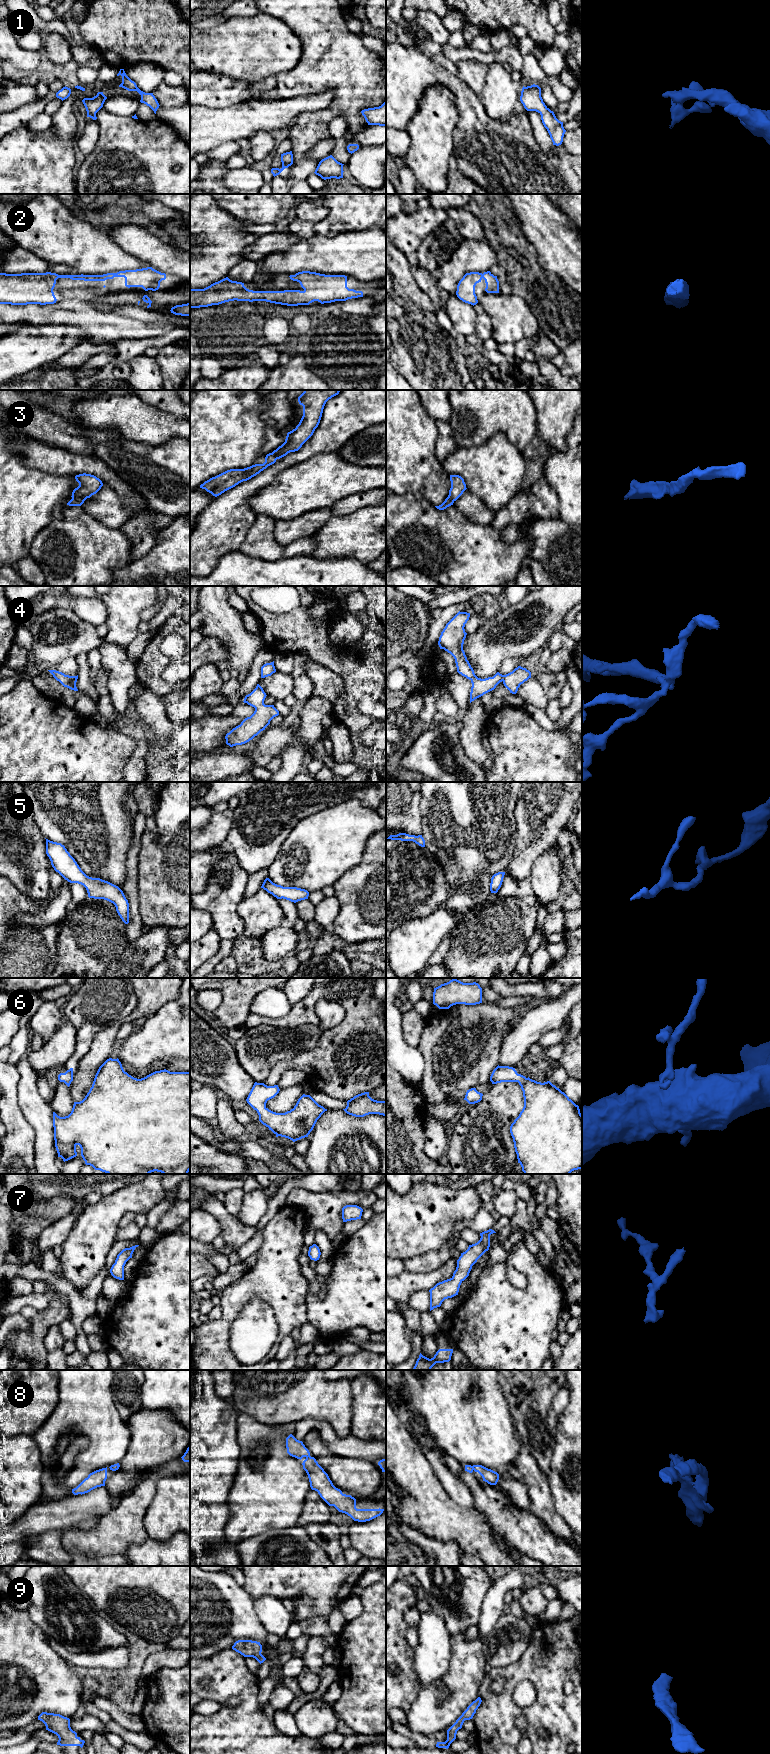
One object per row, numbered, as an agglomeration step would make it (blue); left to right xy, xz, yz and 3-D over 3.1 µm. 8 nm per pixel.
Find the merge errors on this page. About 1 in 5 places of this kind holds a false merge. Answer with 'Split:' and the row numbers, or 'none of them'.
Split: none of them

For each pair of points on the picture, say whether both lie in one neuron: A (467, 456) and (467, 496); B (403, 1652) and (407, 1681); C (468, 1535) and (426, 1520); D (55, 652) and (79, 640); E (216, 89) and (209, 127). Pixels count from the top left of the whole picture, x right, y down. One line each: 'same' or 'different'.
A: different
B: same
C: same
D: same
E: different

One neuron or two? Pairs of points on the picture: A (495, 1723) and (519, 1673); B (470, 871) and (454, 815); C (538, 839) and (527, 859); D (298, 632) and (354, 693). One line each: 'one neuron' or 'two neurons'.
A: one neuron
B: one neuron
C: one neuron
D: one neuron

